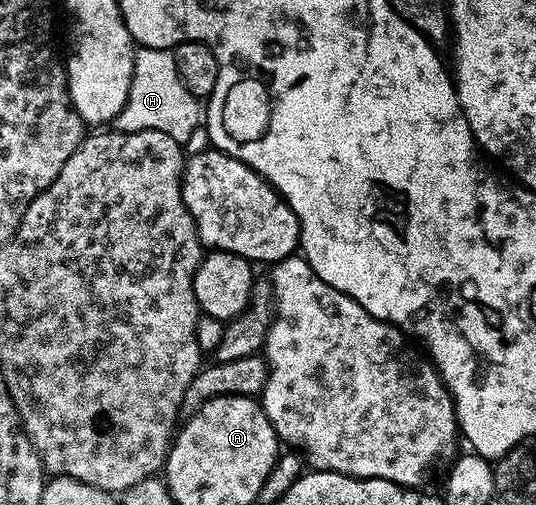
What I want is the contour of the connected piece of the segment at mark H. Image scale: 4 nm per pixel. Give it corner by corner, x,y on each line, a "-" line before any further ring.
149,46
137,49
128,99
122,112
118,112
114,126
127,134
143,130
166,132
166,136
174,136
174,140
181,144
187,144
190,136
201,129
201,99
186,90
186,84
179,78
171,49
159,50

